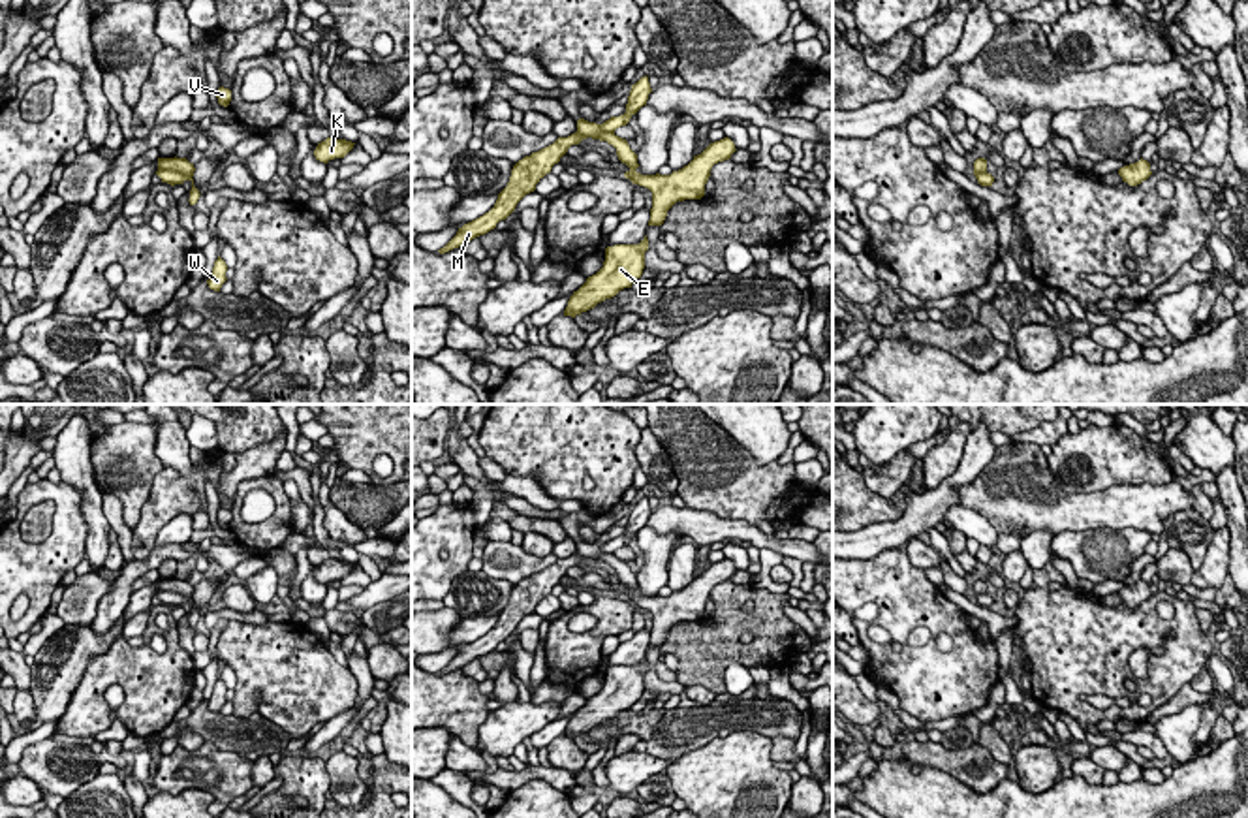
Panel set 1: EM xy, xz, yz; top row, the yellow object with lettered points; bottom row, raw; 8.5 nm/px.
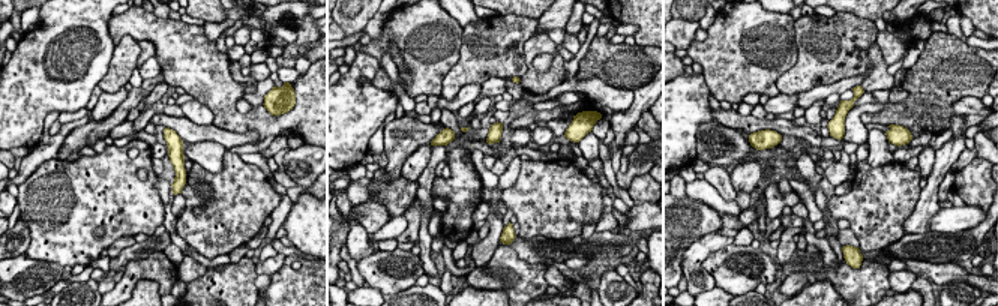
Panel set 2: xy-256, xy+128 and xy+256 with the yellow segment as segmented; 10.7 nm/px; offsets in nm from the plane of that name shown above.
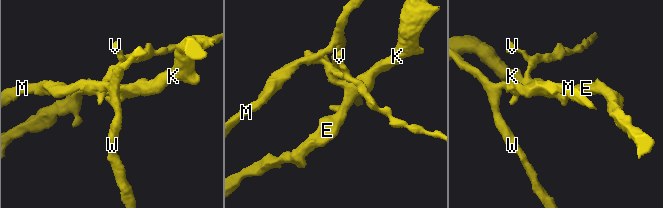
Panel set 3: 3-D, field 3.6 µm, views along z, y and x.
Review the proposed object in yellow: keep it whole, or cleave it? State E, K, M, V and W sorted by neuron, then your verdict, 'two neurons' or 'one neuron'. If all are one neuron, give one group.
E K V / M W; two neurons

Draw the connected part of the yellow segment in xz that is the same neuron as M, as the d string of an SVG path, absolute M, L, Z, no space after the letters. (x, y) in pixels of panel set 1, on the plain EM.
M575 553L568 558L558 558L553 566L519 581L511 590L507 607L498 615L494 628L459 649L457 656L438 673L445 675L494 651L500 641L506 641L515 632L517 624L526 615L536 611L536 606L551 594L553 587L560 583L568 570L579 566L583 560L586 560L586 557Z

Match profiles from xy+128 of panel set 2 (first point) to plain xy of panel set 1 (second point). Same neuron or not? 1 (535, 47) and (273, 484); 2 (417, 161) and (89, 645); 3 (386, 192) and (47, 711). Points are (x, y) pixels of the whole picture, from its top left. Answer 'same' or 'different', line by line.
1: same
2: different
3: same

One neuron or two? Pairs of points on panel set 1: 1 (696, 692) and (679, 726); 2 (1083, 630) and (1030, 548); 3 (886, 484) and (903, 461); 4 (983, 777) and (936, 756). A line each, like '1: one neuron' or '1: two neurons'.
1: two neurons
2: two neurons
3: one neuron
4: one neuron

